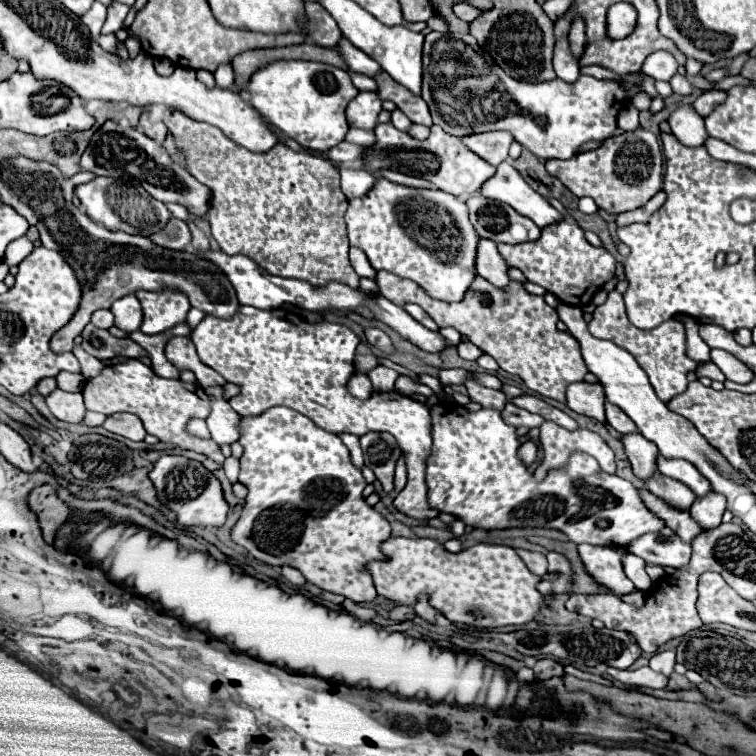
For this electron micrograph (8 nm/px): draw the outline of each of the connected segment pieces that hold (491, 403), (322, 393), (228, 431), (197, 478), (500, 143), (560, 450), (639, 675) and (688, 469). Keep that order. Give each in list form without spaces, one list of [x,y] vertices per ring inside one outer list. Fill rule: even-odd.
[[[468,380],[464,384],[468,388],[468,396],[472,402],[478,402],[482,408],[494,408],[494,410],[502,410],[502,406],[506,406],[506,396],[500,390],[492,390],[486,386],[480,386],[474,380]]]
[[[242,306],[230,320],[204,316],[190,338],[196,350],[200,350],[204,364],[214,368],[228,382],[240,384],[242,392],[232,398],[232,408],[238,414],[254,416],[270,406],[284,404],[334,434],[350,432],[362,436],[370,430],[394,434],[408,468],[408,482],[394,498],[394,506],[416,520],[438,516],[438,510],[430,510],[426,502],[428,490],[424,482],[426,458],[432,448],[430,410],[426,404],[398,392],[374,392],[368,400],[358,400],[346,392],[346,382],[354,372],[354,344],[360,342],[350,328],[326,320],[308,324],[298,314],[284,308],[258,310],[254,306]]]
[[[210,386],[210,390],[206,390],[206,396],[210,398],[210,414],[206,418],[206,424],[210,428],[212,440],[218,444],[232,444],[238,440],[238,414],[230,408],[228,400],[224,398],[224,386]]]
[[[164,454],[154,464],[154,468],[148,476],[150,476],[154,488],[158,490],[158,500],[176,514],[176,522],[180,526],[220,528],[226,522],[226,514],[228,514],[230,506],[224,500],[220,480],[210,470],[206,470],[200,462],[188,460],[184,456]]]
[[[482,132],[482,134],[462,136],[460,140],[480,158],[490,162],[492,166],[498,166],[508,158],[508,148],[514,138],[510,132]]]
[[[544,422],[540,426],[540,442],[544,448],[544,462],[542,466],[546,470],[550,468],[564,468],[568,464],[568,458],[572,452],[584,452],[596,458],[600,464],[600,470],[606,474],[616,472],[616,458],[610,446],[592,430],[578,428],[578,430],[566,430],[558,426],[556,422]]]
[[[648,666],[638,668],[638,670],[616,670],[616,668],[610,668],[608,674],[612,678],[616,678],[618,682],[622,682],[626,686],[634,686],[634,688],[666,688],[668,684],[666,676],[654,672]]]
[[[658,456],[658,470],[664,476],[670,476],[670,478],[686,484],[698,498],[706,496],[712,490],[710,482],[696,470],[694,464],[690,464],[686,460],[668,460],[664,456]]]

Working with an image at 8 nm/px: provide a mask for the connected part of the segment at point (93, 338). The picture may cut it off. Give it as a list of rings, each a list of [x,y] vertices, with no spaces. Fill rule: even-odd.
[[[88,324],[82,330],[82,344],[80,344],[90,356],[98,360],[110,360],[114,356],[128,356],[138,358],[146,354],[134,340],[130,338],[116,338],[108,330],[100,330],[92,324]]]

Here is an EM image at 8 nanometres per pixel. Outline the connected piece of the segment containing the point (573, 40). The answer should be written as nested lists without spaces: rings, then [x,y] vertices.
[[[574,18],[570,24],[570,50],[574,56],[582,56],[584,52],[584,44],[586,44],[586,36],[584,36],[584,20],[582,18]]]

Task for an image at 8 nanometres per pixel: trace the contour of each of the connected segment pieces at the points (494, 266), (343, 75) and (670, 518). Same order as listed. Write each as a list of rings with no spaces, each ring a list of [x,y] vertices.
[[[488,238],[478,240],[478,254],[476,254],[476,272],[484,276],[488,282],[492,282],[498,288],[504,288],[508,278],[508,264],[496,250],[496,242],[490,242]]]
[[[278,60],[254,72],[248,84],[250,104],[286,136],[296,140],[304,148],[324,152],[344,140],[348,122],[344,110],[348,102],[358,94],[350,82],[350,74],[342,68],[302,62],[302,60]]]
[[[640,488],[638,492],[640,492],[642,500],[646,502],[646,506],[648,506],[656,516],[660,516],[660,518],[666,522],[666,526],[672,528],[672,530],[682,538],[682,542],[690,544],[690,542],[702,532],[702,528],[692,520],[692,516],[690,516],[688,512],[674,510],[672,506],[668,506],[666,502],[662,502],[662,500],[658,500],[654,494],[650,494],[650,490],[646,490],[646,488]]]

